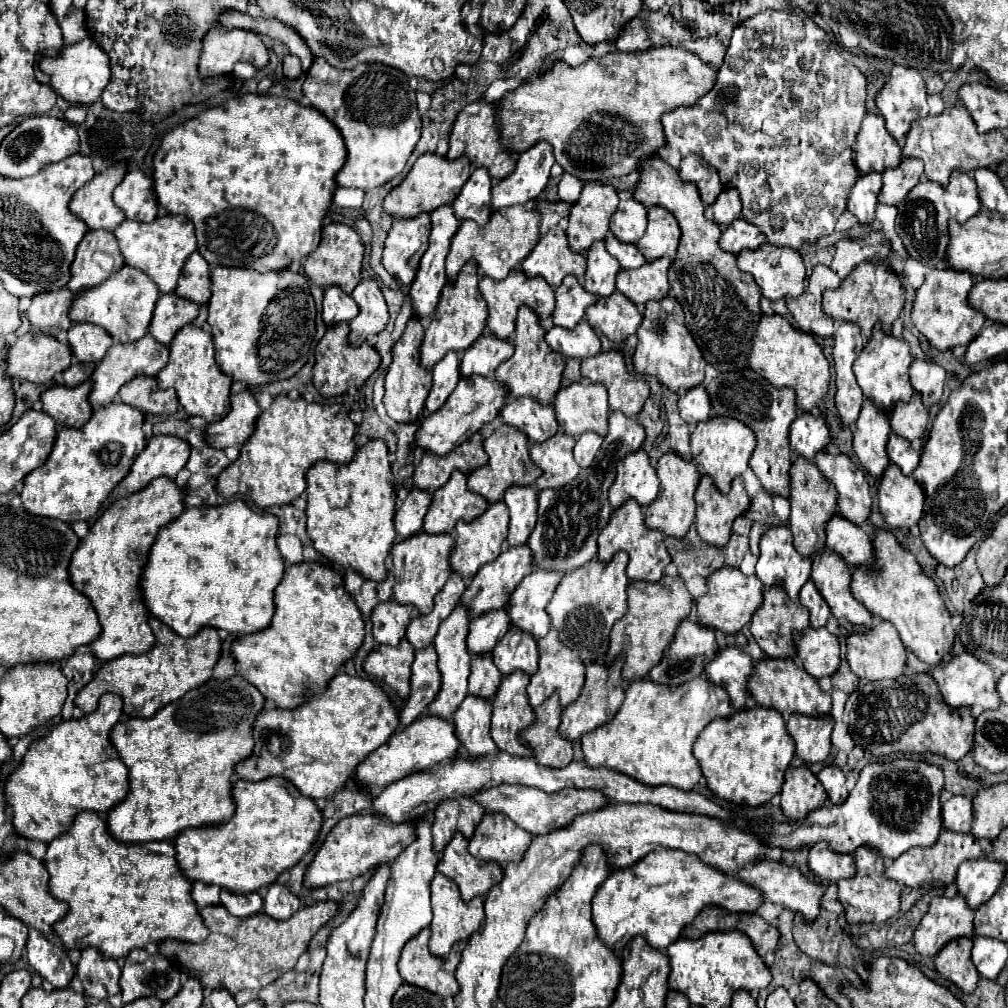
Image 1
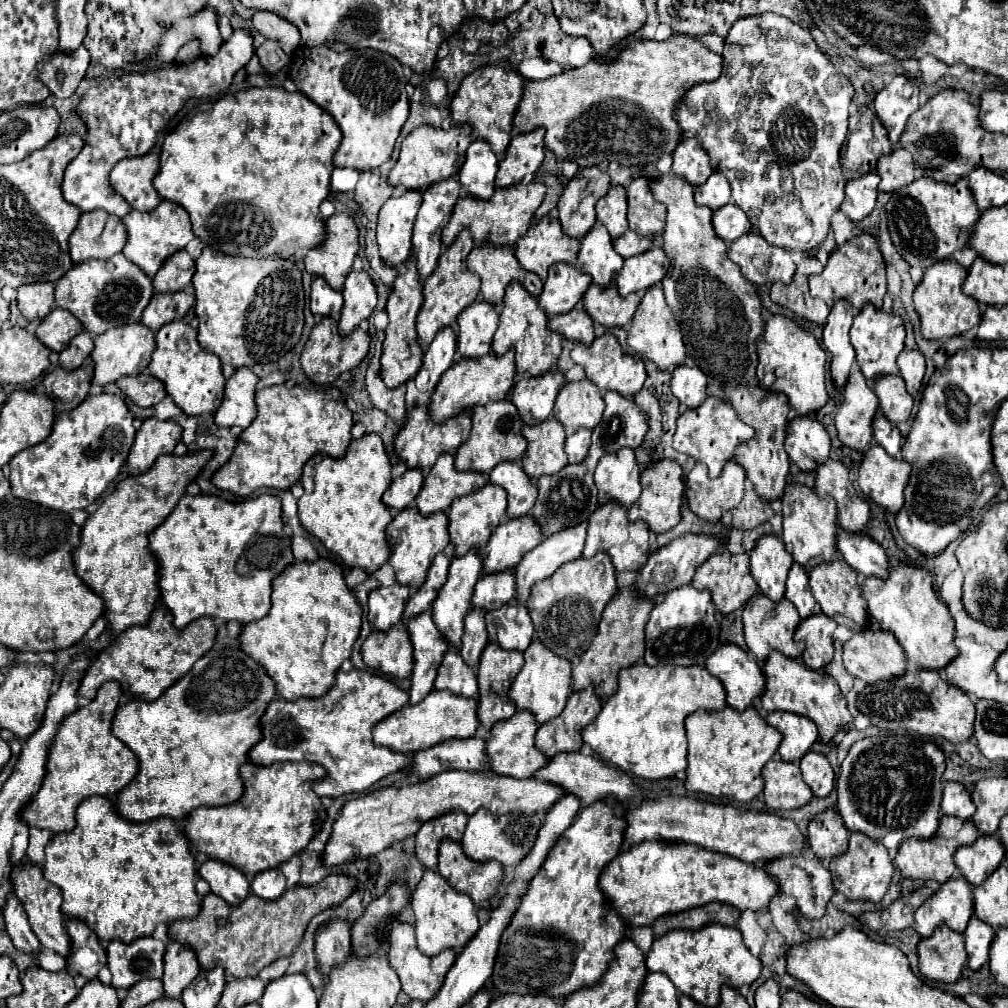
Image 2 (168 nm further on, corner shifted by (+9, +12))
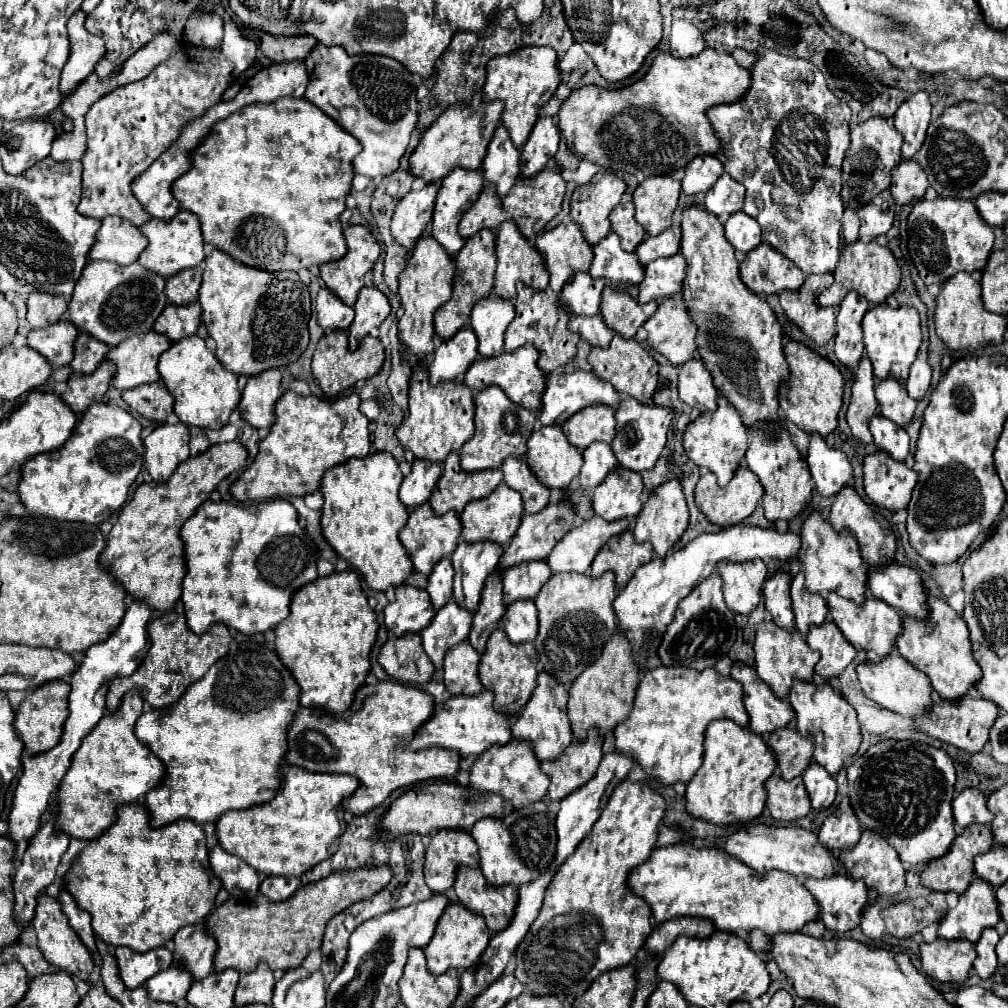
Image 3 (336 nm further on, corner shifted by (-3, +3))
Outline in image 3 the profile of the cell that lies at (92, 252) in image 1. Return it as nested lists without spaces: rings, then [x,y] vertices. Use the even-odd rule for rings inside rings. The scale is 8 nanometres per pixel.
[[[119,216],[103,218],[101,230],[97,234],[95,246],[91,248],[91,260],[109,260],[115,264],[137,262],[139,254],[145,250],[147,238],[143,232]]]

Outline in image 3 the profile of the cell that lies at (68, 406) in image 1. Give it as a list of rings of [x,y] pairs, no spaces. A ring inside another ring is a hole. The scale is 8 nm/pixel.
[[[103,360],[97,366],[97,370],[89,376],[71,374],[63,400],[71,406],[75,414],[83,414],[93,402],[103,400],[113,376],[115,376],[115,364],[109,360]]]

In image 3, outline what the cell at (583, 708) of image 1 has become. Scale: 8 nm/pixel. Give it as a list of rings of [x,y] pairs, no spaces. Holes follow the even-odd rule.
[[[591,734],[583,746],[569,744],[567,750],[555,762],[543,762],[541,770],[551,778],[547,798],[549,800],[563,800],[573,790],[587,784],[601,762],[601,742]]]

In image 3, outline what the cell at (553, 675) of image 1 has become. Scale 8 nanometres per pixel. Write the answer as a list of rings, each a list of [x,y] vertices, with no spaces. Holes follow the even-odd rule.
[[[539,674],[537,688],[533,690],[527,706],[523,708],[511,730],[513,738],[533,744],[533,752],[539,762],[557,760],[571,744],[571,724],[567,718],[567,688],[563,688],[563,684],[557,684],[555,678],[551,678],[549,674]]]

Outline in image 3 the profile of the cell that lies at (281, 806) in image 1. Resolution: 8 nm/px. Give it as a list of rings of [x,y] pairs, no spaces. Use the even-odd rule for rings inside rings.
[[[285,764],[281,768],[281,774],[285,776],[285,788],[279,790],[271,802],[251,806],[245,810],[229,810],[227,814],[219,816],[217,830],[215,830],[217,840],[223,846],[223,850],[239,856],[249,866],[253,866],[259,874],[267,876],[261,882],[259,890],[273,902],[287,900],[301,886],[299,878],[285,878],[285,876],[301,876],[337,852],[339,836],[341,836],[341,822],[339,822],[337,812],[341,812],[341,802],[359,788],[359,778],[347,776],[347,774],[307,772],[305,768],[291,766],[291,764]]]

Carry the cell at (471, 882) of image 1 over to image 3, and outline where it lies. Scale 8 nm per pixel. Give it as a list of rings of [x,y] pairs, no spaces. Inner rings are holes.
[[[461,868],[457,872],[453,892],[467,910],[481,914],[485,918],[485,924],[493,934],[497,934],[511,922],[519,898],[517,886],[507,884],[493,888],[491,884],[487,884],[479,868],[475,870]]]

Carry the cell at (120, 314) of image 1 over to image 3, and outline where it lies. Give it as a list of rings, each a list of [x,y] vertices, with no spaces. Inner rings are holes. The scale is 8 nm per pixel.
[[[89,260],[71,296],[69,320],[107,346],[117,346],[129,336],[145,334],[153,328],[155,318],[161,314],[163,306],[167,306],[163,288],[165,280],[137,262],[119,266],[105,260]]]

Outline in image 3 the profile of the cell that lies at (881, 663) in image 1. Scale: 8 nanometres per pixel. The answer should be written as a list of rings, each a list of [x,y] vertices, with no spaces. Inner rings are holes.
[[[893,650],[887,658],[867,660],[863,664],[859,664],[857,676],[859,676],[859,684],[861,684],[861,690],[865,692],[865,696],[891,712],[897,712],[907,718],[917,718],[917,716],[927,714],[933,708],[929,678],[923,672],[915,670],[913,666],[907,666],[907,662],[903,662],[903,658],[899,658],[897,650]]]

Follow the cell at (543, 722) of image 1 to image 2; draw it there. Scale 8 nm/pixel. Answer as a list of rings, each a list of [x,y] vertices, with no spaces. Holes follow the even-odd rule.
[[[517,711],[515,717],[507,721],[499,721],[491,733],[485,735],[487,741],[487,753],[491,757],[491,771],[499,775],[509,775],[509,777],[519,777],[527,779],[531,777],[537,769],[541,769],[547,763],[545,753],[541,749],[535,749],[535,733],[537,733],[537,721],[531,711]]]

